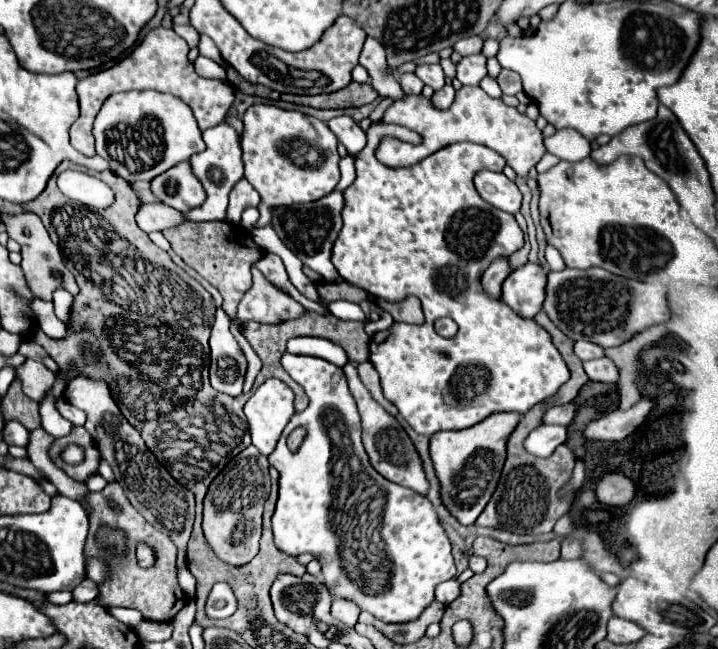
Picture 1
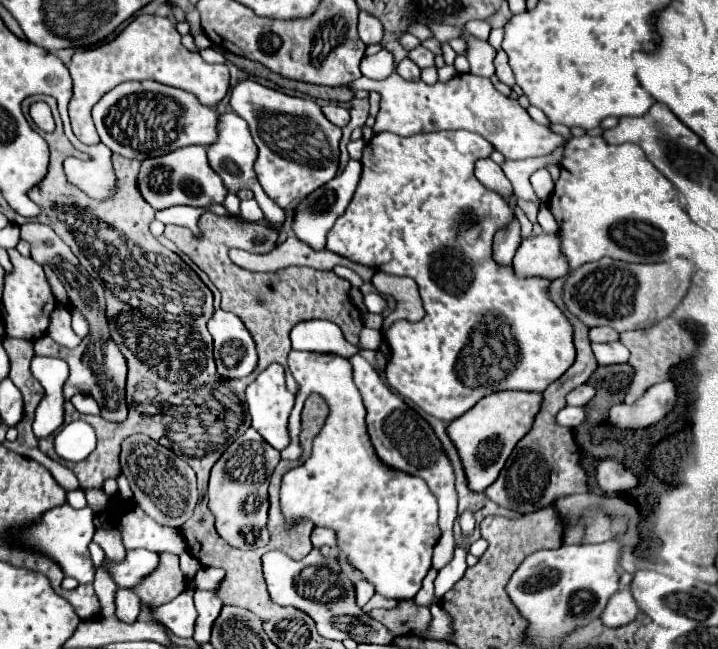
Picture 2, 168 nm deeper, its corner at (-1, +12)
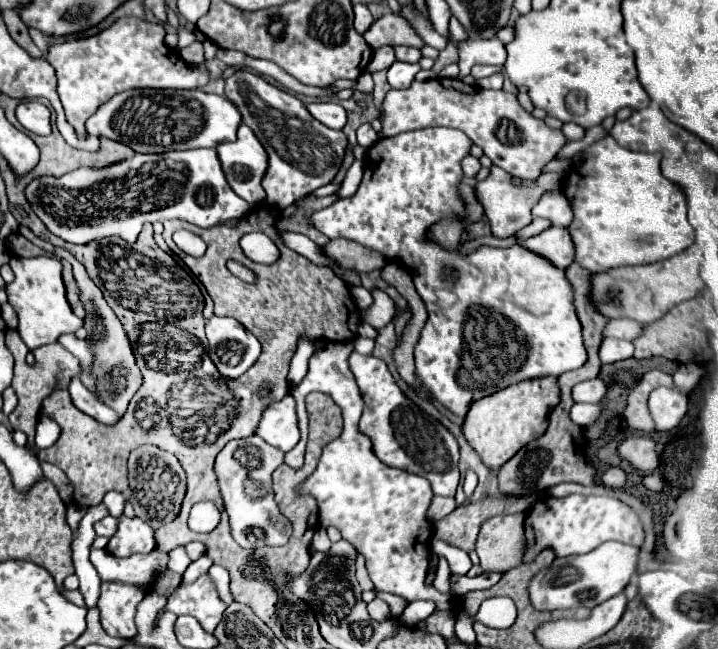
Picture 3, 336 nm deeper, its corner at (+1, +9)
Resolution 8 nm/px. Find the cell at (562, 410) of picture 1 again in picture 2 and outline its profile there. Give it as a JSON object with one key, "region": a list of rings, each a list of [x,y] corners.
{"region":[[[582,384],[582,386],[574,388],[574,390],[566,396],[566,400],[568,400],[570,406],[586,406],[586,404],[592,400],[594,394],[596,394],[596,388],[594,388],[592,384]]]}

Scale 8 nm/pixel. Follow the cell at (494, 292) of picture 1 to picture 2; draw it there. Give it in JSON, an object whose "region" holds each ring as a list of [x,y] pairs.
{"region":[[[516,216],[504,228],[494,234],[494,260],[498,264],[512,264],[512,258],[520,246],[520,224]]]}

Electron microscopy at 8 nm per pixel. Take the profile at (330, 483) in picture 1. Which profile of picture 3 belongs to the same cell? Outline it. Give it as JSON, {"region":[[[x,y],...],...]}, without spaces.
{"region":[[[352,341],[326,343],[322,351],[316,351],[310,357],[310,369],[306,377],[292,389],[302,437],[300,443],[286,453],[284,463],[288,463],[294,469],[298,469],[300,463],[304,463],[304,445],[308,431],[304,397],[310,391],[322,391],[330,395],[334,403],[342,409],[344,429],[340,437],[336,437],[322,449],[316,471],[296,487],[298,495],[314,497],[320,511],[320,525],[338,527],[342,539],[346,539],[360,555],[364,555],[366,569],[376,589],[400,595],[406,601],[434,599],[435,611],[450,611],[453,607],[452,595],[436,591],[434,587],[426,587],[424,583],[430,567],[428,549],[432,523],[428,519],[428,507],[434,497],[432,487],[420,475],[412,475],[408,471],[384,465],[374,455],[370,439],[364,433],[360,433],[358,421],[362,417],[364,401],[360,397],[358,385],[354,383],[354,375],[348,369],[348,355],[352,353],[352,349]]]}

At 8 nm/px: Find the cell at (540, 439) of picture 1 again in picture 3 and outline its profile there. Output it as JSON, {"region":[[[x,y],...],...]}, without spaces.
{"region":[[[576,403],[572,409],[570,409],[570,419],[576,423],[576,425],[580,425],[580,427],[586,427],[586,425],[592,425],[596,419],[598,419],[598,415],[600,415],[600,411],[602,411],[602,407],[596,403]]]}

